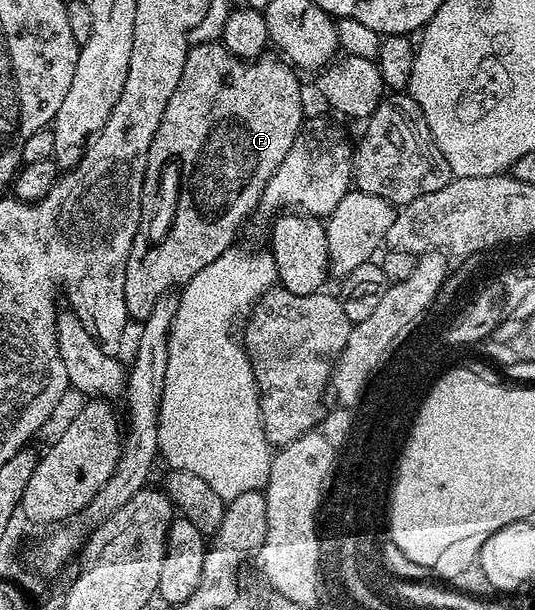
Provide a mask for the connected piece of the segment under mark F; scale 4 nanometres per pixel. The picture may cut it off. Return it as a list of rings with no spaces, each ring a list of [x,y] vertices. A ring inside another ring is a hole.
[[[221,42],[196,43],[190,48],[184,61],[184,73],[180,73],[180,81],[176,85],[176,93],[168,97],[168,105],[164,109],[164,117],[160,117],[160,129],[156,129],[156,137],[152,137],[152,145],[148,149],[146,172],[142,182],[142,216],[138,222],[138,232],[132,241],[131,252],[128,253],[127,272],[124,278],[124,304],[131,320],[145,321],[152,313],[156,301],[161,295],[181,288],[189,279],[196,277],[204,265],[212,265],[216,257],[220,257],[230,247],[235,246],[234,234],[242,227],[242,222],[251,214],[255,214],[260,197],[276,169],[280,169],[280,161],[288,157],[288,149],[292,149],[292,141],[296,141],[298,132],[304,126],[302,115],[302,87],[298,84],[299,72],[289,62],[278,59],[259,57],[245,65],[237,55],[233,55]]]

